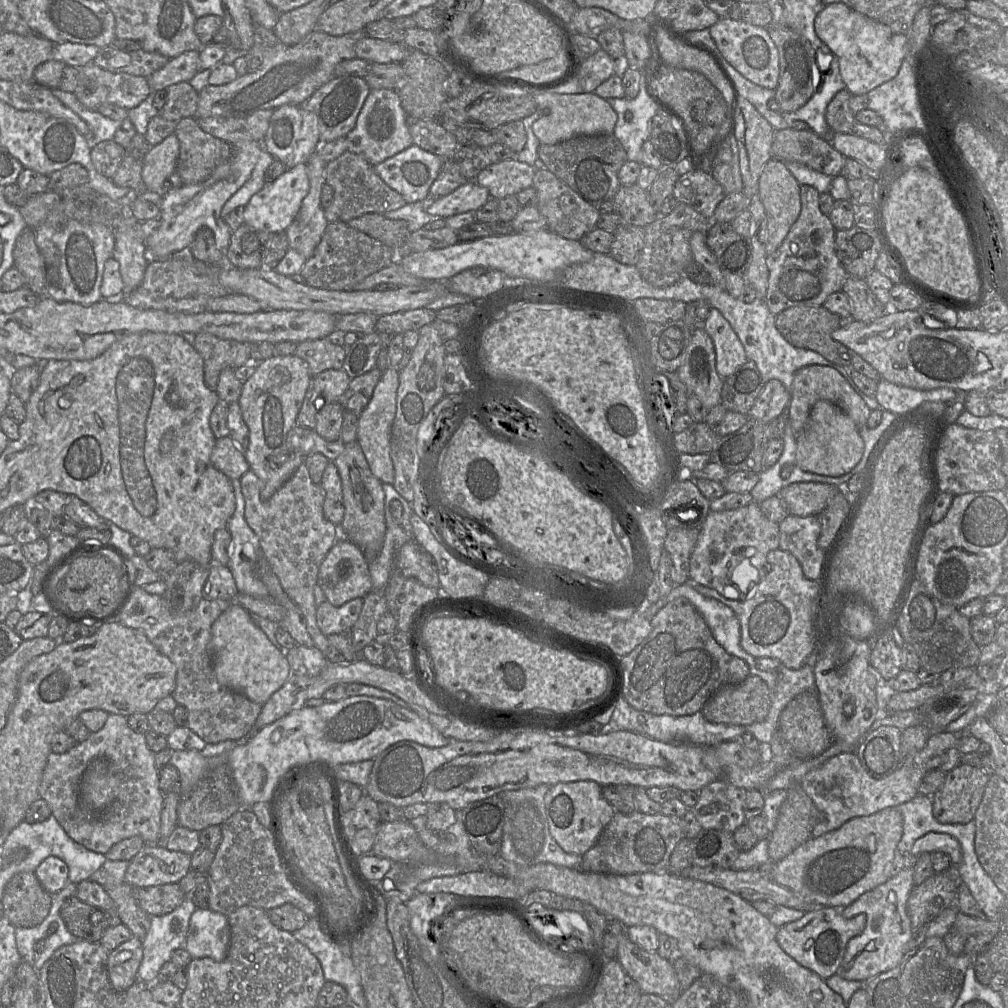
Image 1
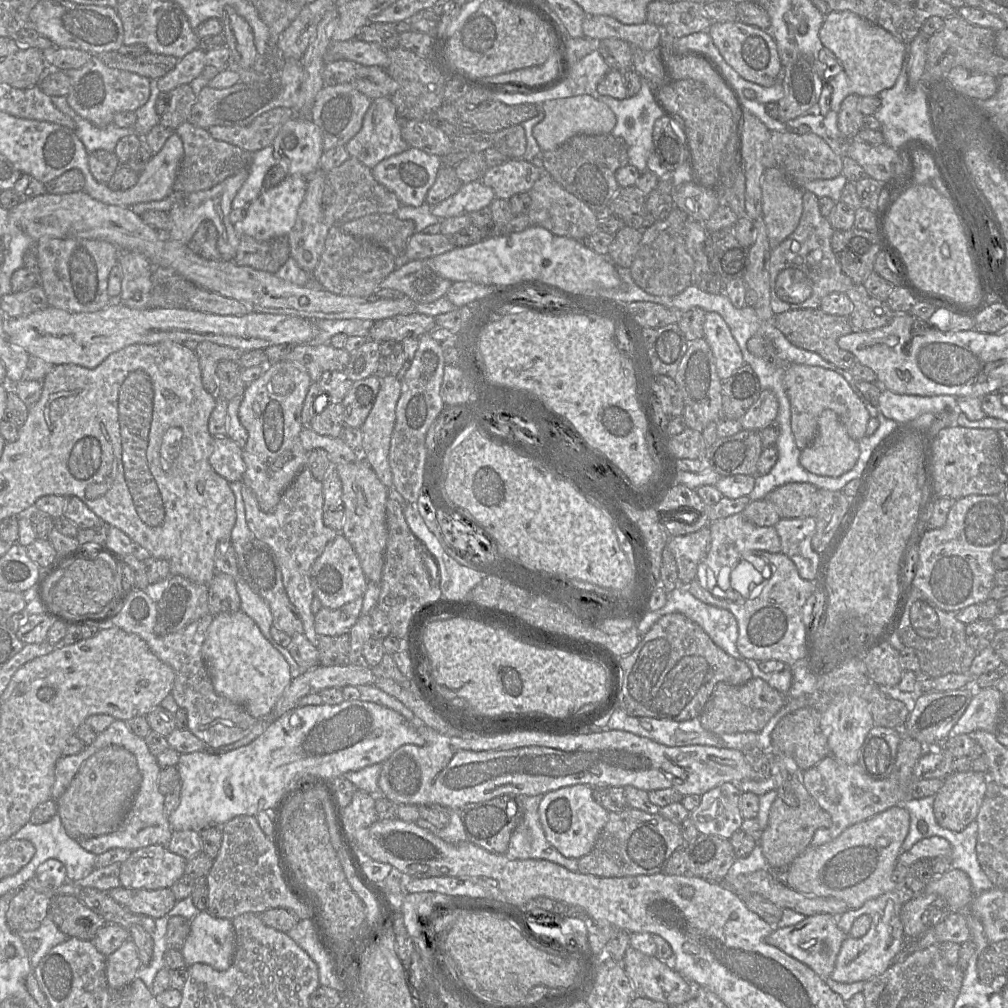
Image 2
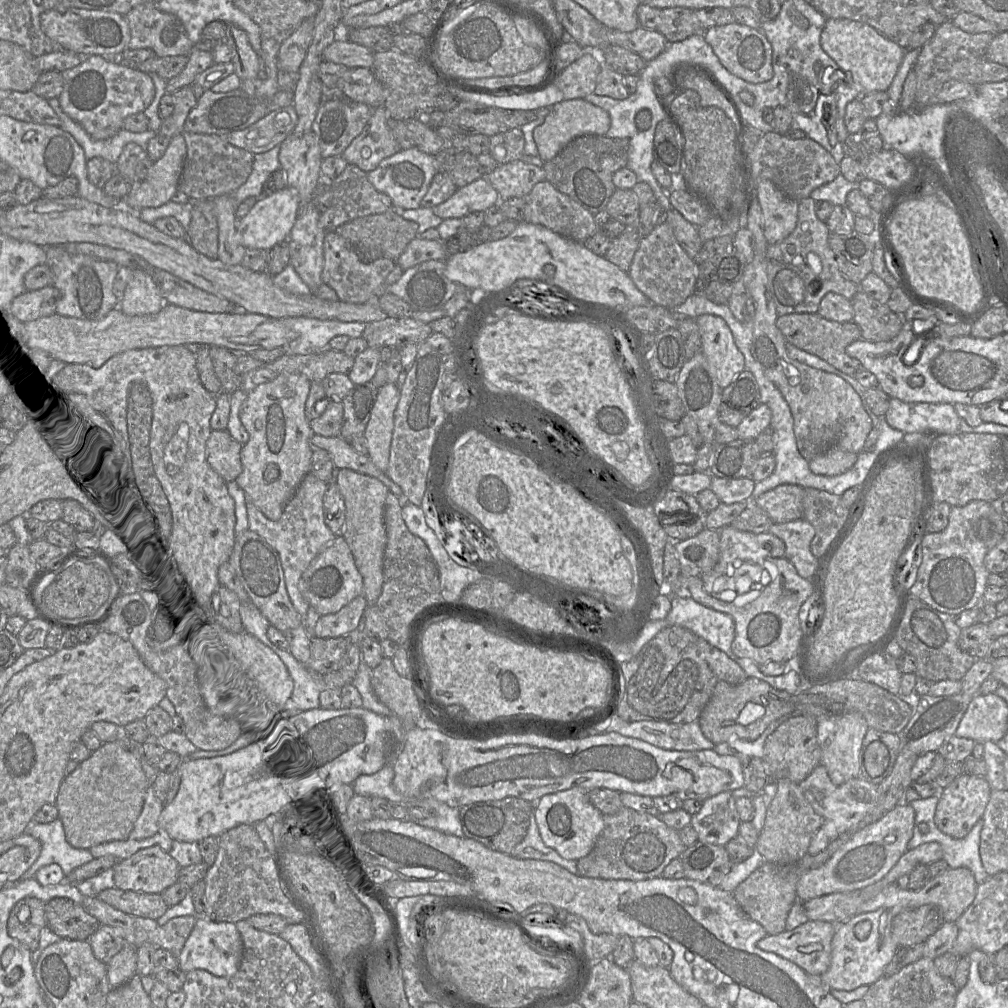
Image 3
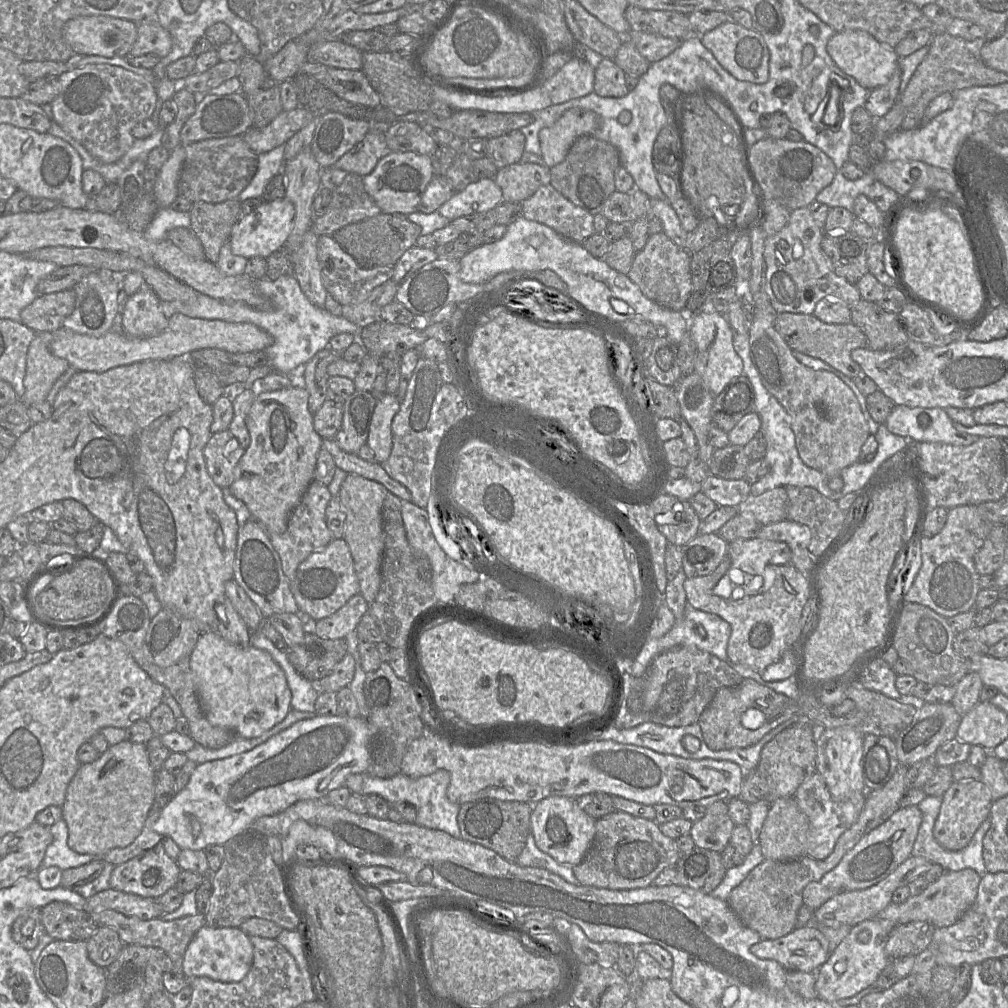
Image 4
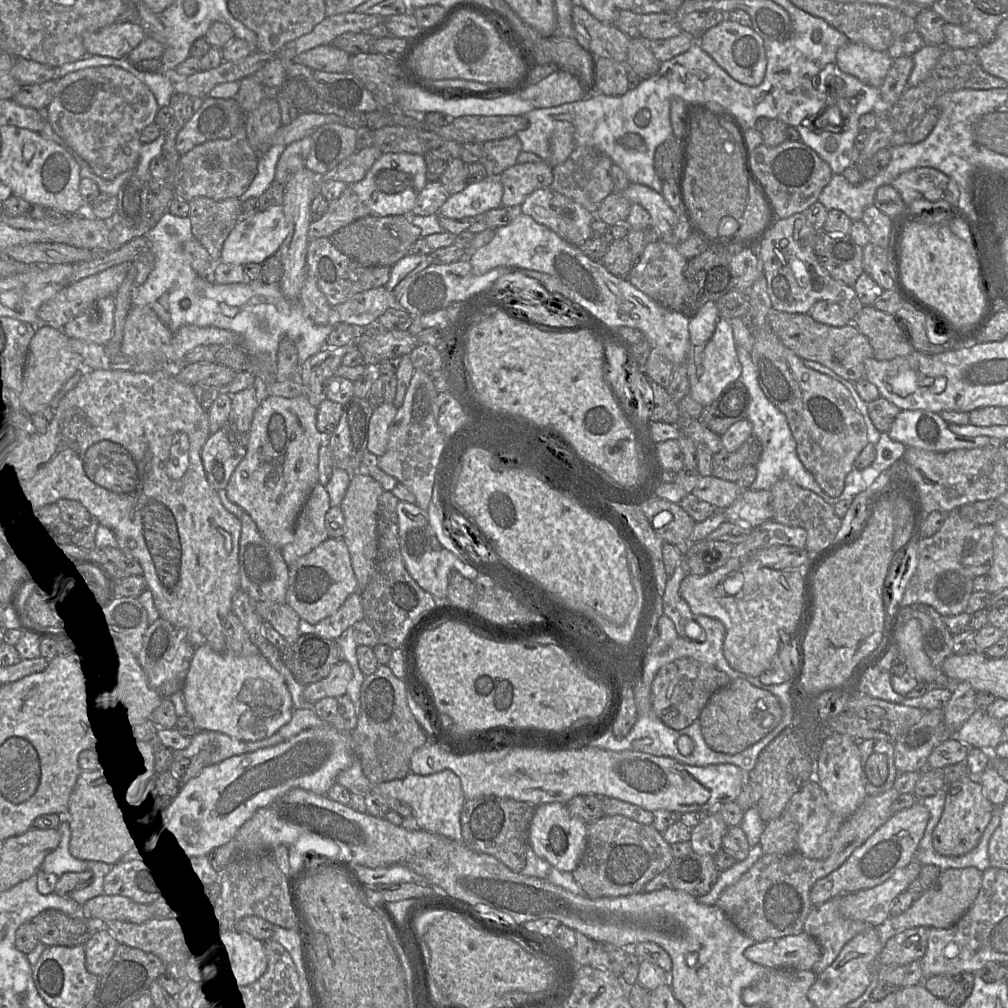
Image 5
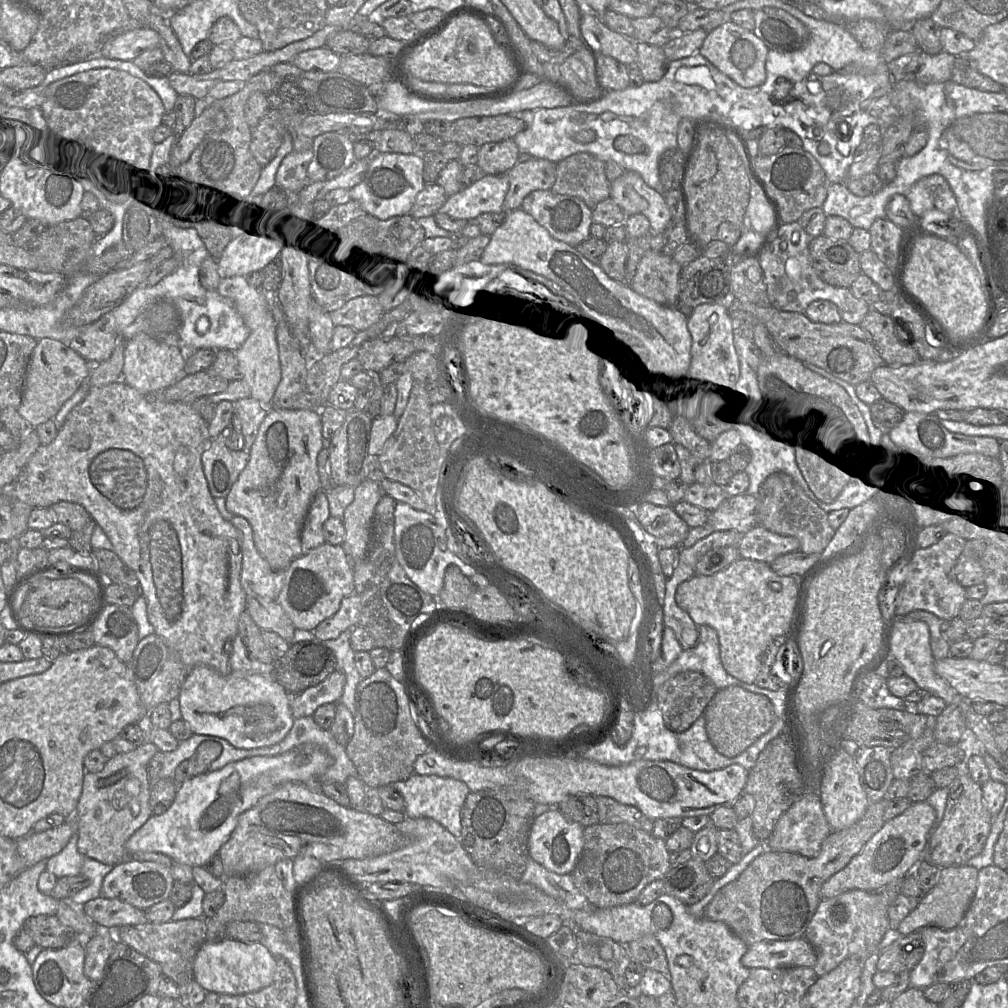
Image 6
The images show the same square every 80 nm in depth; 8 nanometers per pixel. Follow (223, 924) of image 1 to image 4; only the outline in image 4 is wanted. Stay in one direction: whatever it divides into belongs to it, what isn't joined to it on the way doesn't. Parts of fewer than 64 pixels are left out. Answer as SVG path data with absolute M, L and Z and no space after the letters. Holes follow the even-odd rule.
M239 927L200 928L185 951L183 973L186 978L208 977L220 982L239 982L249 972L253 961L253 945Z

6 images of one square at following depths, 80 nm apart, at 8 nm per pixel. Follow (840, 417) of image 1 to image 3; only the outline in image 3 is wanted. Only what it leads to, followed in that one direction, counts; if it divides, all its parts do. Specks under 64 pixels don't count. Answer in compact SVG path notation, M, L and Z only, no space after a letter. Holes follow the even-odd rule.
M837 446L829 447L808 462L810 470L817 475L835 476L848 471L856 462L858 454Z

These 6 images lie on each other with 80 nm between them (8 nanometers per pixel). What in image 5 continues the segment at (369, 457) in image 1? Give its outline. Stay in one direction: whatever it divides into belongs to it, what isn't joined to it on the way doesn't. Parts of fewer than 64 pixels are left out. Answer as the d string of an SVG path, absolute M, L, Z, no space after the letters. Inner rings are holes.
M383 402L374 409L368 429L367 450L381 457L387 450L389 426L394 420L398 408L393 403Z

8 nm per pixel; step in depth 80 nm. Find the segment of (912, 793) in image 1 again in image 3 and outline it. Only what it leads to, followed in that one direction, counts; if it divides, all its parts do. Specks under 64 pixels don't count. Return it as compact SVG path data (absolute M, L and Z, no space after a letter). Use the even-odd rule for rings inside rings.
M822 764L817 765L799 786L814 811L824 818L823 825L810 842L809 855L819 854L841 834L850 829L855 829L875 807L878 800L878 785L858 777L836 786L832 783L826 768Z

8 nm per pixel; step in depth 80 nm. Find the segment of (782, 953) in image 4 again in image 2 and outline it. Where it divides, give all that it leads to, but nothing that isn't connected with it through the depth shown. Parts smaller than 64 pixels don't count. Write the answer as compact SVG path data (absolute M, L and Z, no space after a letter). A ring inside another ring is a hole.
M817 914L803 921L775 930L766 938L766 943L777 947L787 955L811 968L822 979L830 977L846 934L838 927L838 917L831 914Z

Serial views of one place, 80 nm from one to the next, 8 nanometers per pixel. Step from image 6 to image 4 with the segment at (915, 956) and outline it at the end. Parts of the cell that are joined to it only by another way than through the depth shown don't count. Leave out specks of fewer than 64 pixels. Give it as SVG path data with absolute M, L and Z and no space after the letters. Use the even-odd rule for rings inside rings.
M926 921L899 924L892 928L885 945L890 959L917 956L930 945L936 927Z

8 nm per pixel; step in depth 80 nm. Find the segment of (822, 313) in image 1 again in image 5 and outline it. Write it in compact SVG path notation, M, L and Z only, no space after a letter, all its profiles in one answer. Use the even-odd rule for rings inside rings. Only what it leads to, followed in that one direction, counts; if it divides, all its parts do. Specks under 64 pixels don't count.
M773 308L768 313L768 320L780 341L801 359L818 362L854 383L865 379L864 365L866 360L874 358L874 351L866 336L853 323L832 327L816 322L809 314L781 312Z

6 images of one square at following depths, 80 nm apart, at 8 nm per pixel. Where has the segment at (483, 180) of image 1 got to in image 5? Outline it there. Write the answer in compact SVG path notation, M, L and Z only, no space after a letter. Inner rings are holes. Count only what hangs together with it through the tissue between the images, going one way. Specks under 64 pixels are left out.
M545 161L540 163L516 163L515 165L507 168L498 177L503 185L503 206L521 206L524 199L535 190L541 188L549 188L553 182L553 168Z

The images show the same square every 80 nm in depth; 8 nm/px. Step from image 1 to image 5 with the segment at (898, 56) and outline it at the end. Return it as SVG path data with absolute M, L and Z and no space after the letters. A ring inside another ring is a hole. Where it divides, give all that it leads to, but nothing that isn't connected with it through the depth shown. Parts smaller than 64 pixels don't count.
M850 41L838 49L836 61L842 72L858 78L866 85L880 87L893 59L887 52Z

